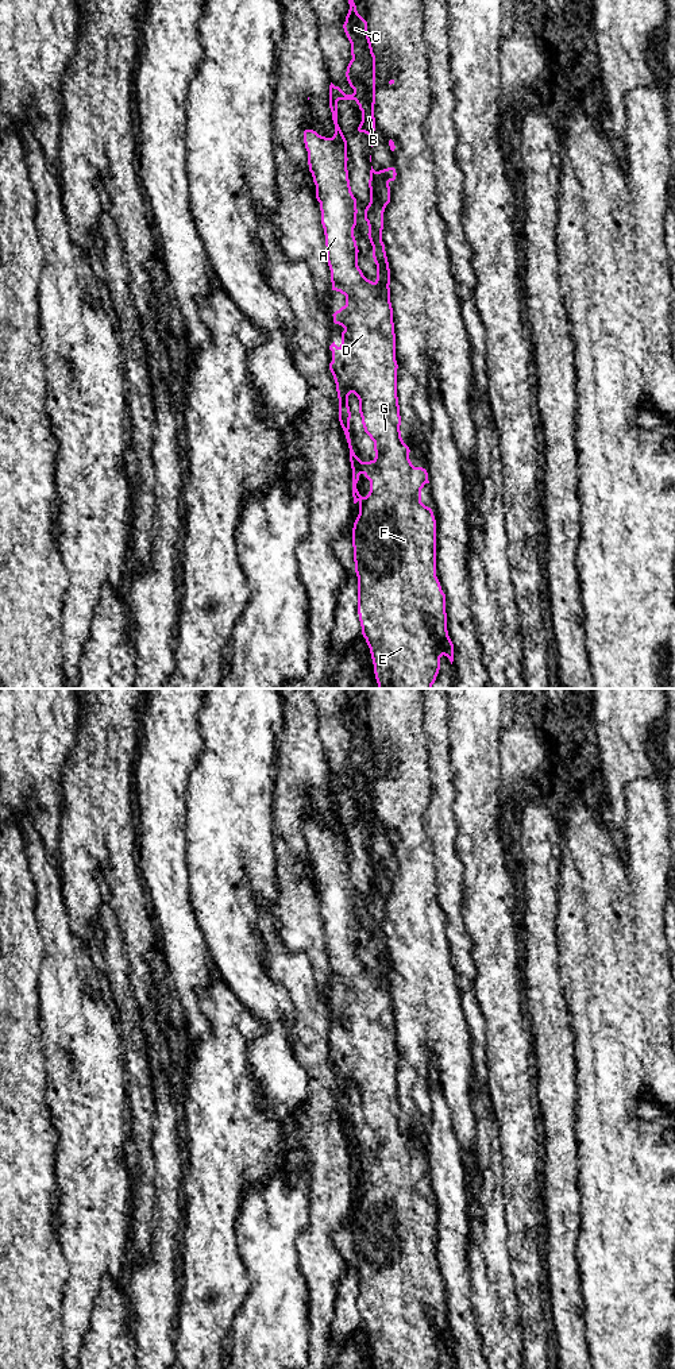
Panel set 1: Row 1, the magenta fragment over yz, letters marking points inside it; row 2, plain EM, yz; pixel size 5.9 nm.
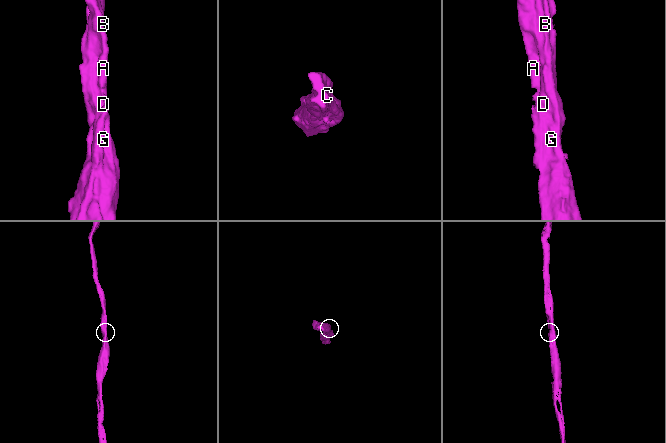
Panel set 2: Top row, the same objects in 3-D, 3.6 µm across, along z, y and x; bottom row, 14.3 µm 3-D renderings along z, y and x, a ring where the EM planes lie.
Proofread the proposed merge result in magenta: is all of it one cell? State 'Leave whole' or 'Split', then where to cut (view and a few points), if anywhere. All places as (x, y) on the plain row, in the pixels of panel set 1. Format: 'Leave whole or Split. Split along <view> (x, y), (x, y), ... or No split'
Leave whole. No split

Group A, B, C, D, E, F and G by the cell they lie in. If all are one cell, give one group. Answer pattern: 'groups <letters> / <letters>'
groups A B C D E F G

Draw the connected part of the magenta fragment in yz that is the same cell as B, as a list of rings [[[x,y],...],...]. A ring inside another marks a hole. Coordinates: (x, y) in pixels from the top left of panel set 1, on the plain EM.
[[[347,689],[348,691],[348,695],[350,695],[350,701],[348,701],[348,705],[346,707],[346,713],[343,716],[343,720],[344,720],[344,724],[351,734],[351,747],[352,747],[352,751],[350,752],[348,757],[347,757],[347,763],[346,763],[346,768],[347,768],[347,772],[350,775],[350,778],[354,780],[354,784],[352,786],[346,786],[339,778],[335,778],[332,774],[329,776],[329,799],[331,799],[331,803],[332,803],[332,811],[333,811],[333,815],[335,815],[335,825],[332,829],[325,829],[325,828],[321,828],[319,826],[316,822],[313,821],[305,821],[304,822],[304,834],[305,834],[305,840],[308,842],[308,856],[309,856],[309,863],[312,864],[312,868],[313,868],[313,874],[316,876],[316,890],[317,892],[320,894],[320,902],[321,902],[321,915],[323,915],[323,919],[324,919],[324,926],[325,926],[325,937],[327,937],[327,953],[328,953],[328,957],[329,957],[329,961],[331,961],[331,973],[332,973],[332,982],[336,982],[336,983],[340,983],[342,986],[346,987],[346,996],[342,998],[339,1002],[336,1002],[332,1007],[333,1007],[333,1014],[335,1015],[339,1015],[344,1019],[344,1022],[342,1023],[342,1036],[338,1038],[335,1036],[335,1033],[329,1037],[329,1041],[332,1042],[332,1053],[329,1054],[329,1061],[333,1067],[333,1071],[335,1071],[335,1075],[336,1075],[336,1083],[338,1083],[338,1090],[339,1090],[339,1112],[340,1112],[340,1117],[344,1122],[344,1126],[346,1126],[346,1130],[347,1130],[347,1134],[348,1134],[348,1139],[350,1139],[350,1153],[351,1153],[351,1160],[352,1160],[352,1188],[354,1188],[354,1195],[359,1195],[359,1206],[354,1214],[354,1219],[352,1219],[352,1238],[354,1238],[354,1253],[355,1253],[355,1264],[356,1264],[356,1268],[358,1268],[358,1306],[359,1306],[359,1312],[360,1312],[360,1318],[362,1318],[362,1326],[363,1328],[366,1330],[366,1334],[370,1339],[370,1345],[371,1345],[371,1350],[373,1350],[373,1355],[374,1355],[374,1365],[375,1365],[375,1369],[436,1369],[437,1365],[439,1365],[439,1361],[440,1361],[440,1349],[444,1346],[450,1350],[451,1355],[454,1353],[454,1335],[448,1327],[448,1322],[447,1322],[447,1304],[446,1304],[446,1285],[443,1284],[441,1281],[441,1277],[440,1277],[440,1273],[436,1268],[436,1211],[435,1211],[435,1207],[433,1207],[433,1203],[431,1199],[425,1198],[423,1193],[421,1193],[421,1180],[424,1179],[425,1175],[429,1175],[428,1172],[428,1164],[425,1160],[423,1158],[414,1158],[409,1150],[409,1138],[404,1134],[402,1129],[401,1129],[401,1122],[400,1122],[400,1117],[401,1117],[401,1107],[400,1107],[400,1096],[398,1096],[398,1088],[397,1088],[397,1060],[398,1060],[398,1056],[397,1056],[397,1052],[396,1052],[396,1025],[394,1025],[394,1014],[393,1014],[393,999],[392,999],[392,994],[390,994],[390,960],[389,960],[389,953],[387,953],[387,948],[386,948],[386,942],[385,942],[385,936],[382,933],[382,921],[383,921],[383,903],[385,903],[385,899],[386,896],[390,894],[390,878],[389,878],[389,874],[390,872],[394,872],[396,871],[396,860],[394,859],[387,859],[387,860],[383,860],[383,861],[379,861],[379,863],[375,863],[371,857],[371,861],[370,861],[370,871],[369,871],[369,879],[370,879],[370,894],[369,896],[366,898],[364,901],[364,911],[367,913],[367,917],[369,917],[369,930],[370,930],[370,934],[373,937],[373,949],[374,949],[374,953],[377,956],[377,971],[373,973],[370,971],[367,971],[362,961],[359,960],[358,957],[358,937],[356,937],[356,932],[355,932],[355,928],[354,928],[354,919],[356,917],[356,905],[358,905],[358,901],[356,901],[356,890],[354,888],[352,883],[351,883],[351,878],[350,878],[350,871],[348,871],[348,861],[347,861],[347,832],[338,815],[338,793],[339,791],[355,791],[356,795],[359,797],[359,801],[362,802],[362,813],[358,818],[358,822],[359,824],[364,824],[370,828],[370,837],[373,838],[373,830],[374,830],[374,822],[375,822],[375,809],[374,809],[374,795],[375,795],[375,747],[373,744],[373,739],[371,739],[371,733],[370,733],[370,729],[369,729],[369,725],[367,725],[367,713],[358,705],[356,702],[356,697],[354,694],[354,689]],[[354,1084],[358,1091],[359,1091],[359,1104],[360,1104],[360,1108],[362,1108],[362,1115],[363,1115],[363,1119],[364,1119],[364,1123],[370,1127],[370,1130],[374,1133],[374,1142],[375,1142],[375,1149],[370,1153],[362,1153],[354,1144],[352,1141],[352,1137],[351,1137],[351,1130],[350,1130],[350,1110],[351,1110],[351,1103],[350,1103],[350,1098],[348,1098],[348,1087]],[[363,1165],[369,1172],[370,1172],[370,1183],[366,1188],[362,1188],[356,1180],[356,1175],[359,1172],[359,1166]]]

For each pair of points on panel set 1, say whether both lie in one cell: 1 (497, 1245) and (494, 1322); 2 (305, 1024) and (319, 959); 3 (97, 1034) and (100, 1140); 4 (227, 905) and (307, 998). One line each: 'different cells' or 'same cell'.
1: same cell
2: different cells
3: same cell
4: different cells

